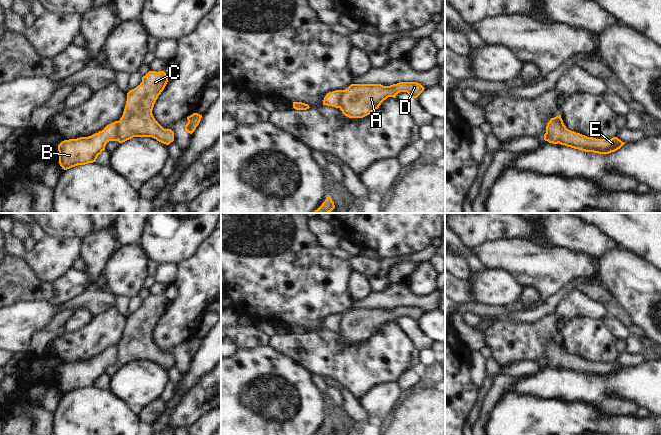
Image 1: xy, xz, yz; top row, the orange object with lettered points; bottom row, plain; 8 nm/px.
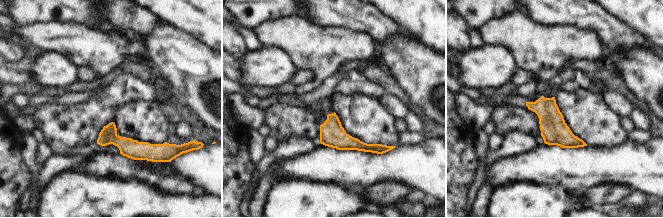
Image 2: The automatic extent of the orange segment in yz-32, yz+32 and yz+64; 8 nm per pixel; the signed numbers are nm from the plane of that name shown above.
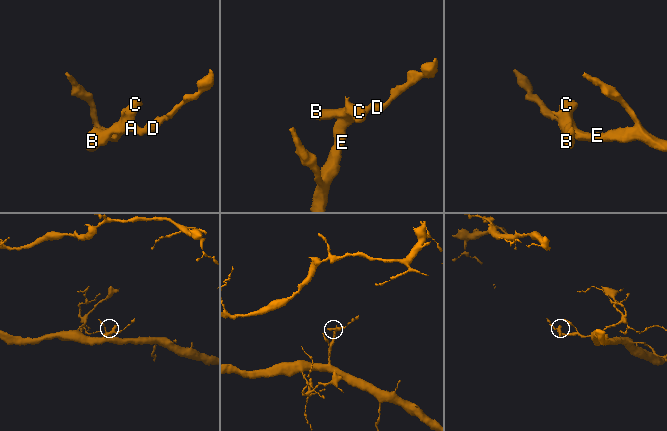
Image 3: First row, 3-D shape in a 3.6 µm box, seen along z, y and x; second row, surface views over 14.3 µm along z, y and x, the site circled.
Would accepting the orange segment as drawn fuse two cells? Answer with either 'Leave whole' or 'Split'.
Split.

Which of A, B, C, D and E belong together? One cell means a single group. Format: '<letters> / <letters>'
A C D E / B

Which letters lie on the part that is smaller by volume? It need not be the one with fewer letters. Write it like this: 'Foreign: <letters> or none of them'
Foreign: B

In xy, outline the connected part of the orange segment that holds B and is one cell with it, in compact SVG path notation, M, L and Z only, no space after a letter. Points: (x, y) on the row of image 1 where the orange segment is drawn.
M115 121L91 136L62 141L58 145L60 166L67 170L95 162L109 141L118 141L119 130L119 121Z

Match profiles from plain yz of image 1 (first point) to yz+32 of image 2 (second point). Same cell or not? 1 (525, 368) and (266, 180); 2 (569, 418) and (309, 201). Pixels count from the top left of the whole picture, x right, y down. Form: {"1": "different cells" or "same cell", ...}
{"1": "different cells", "2": "same cell"}

